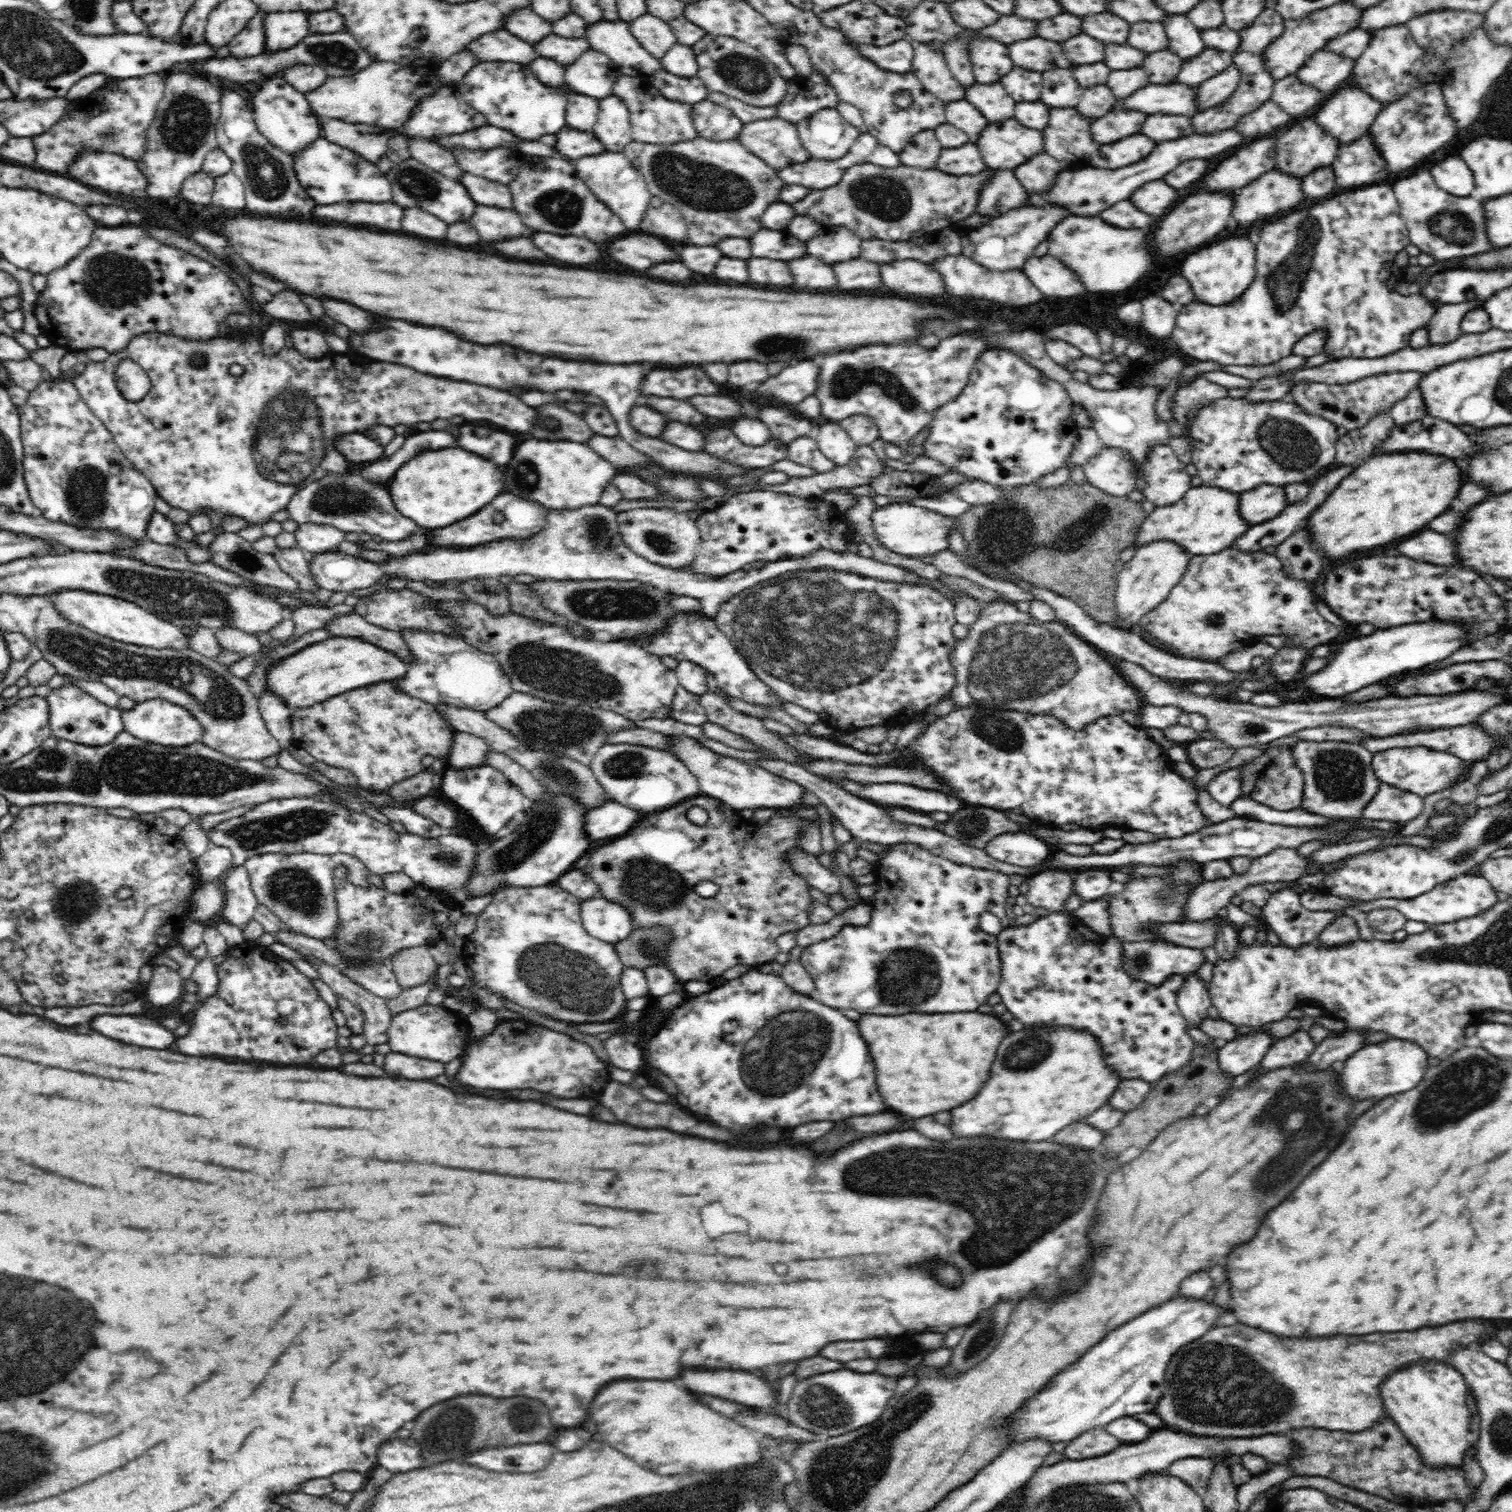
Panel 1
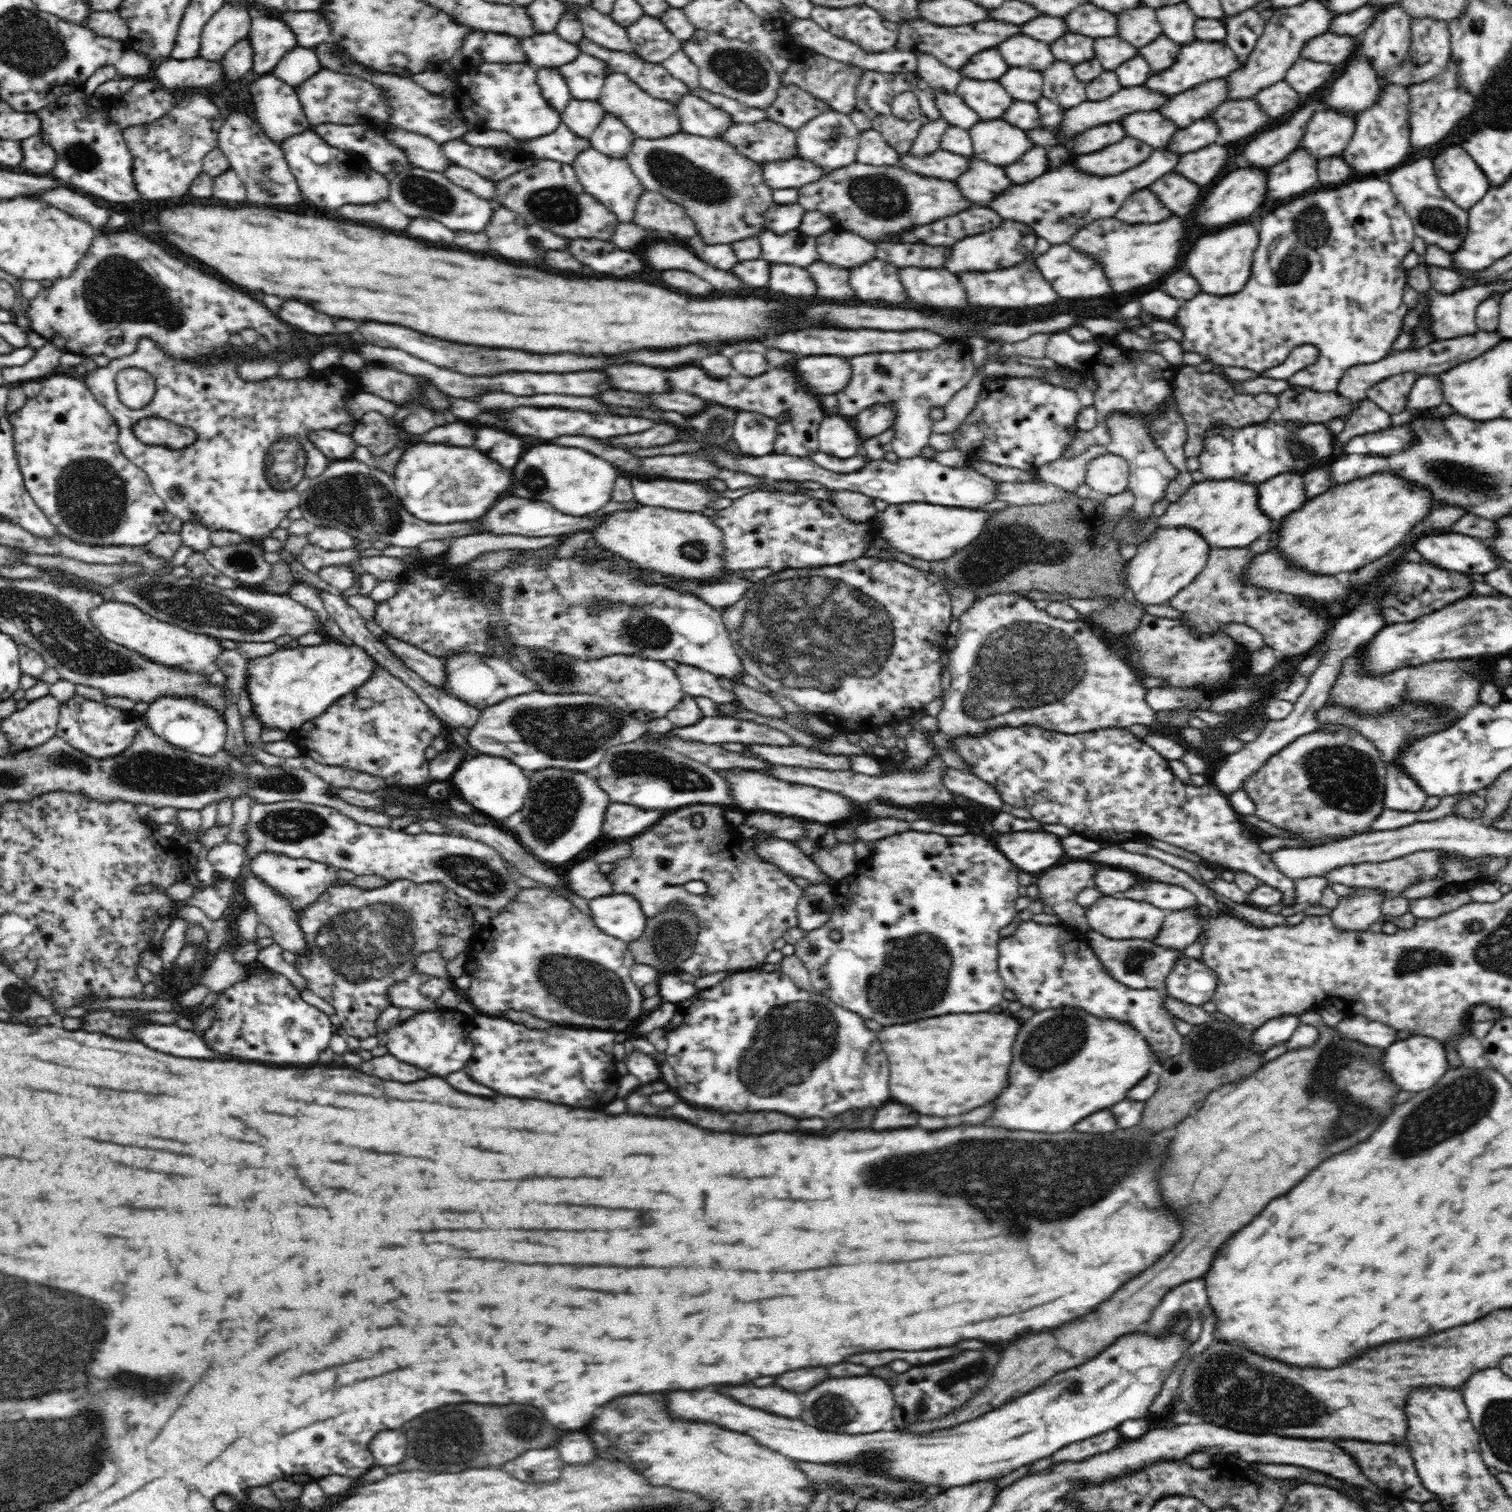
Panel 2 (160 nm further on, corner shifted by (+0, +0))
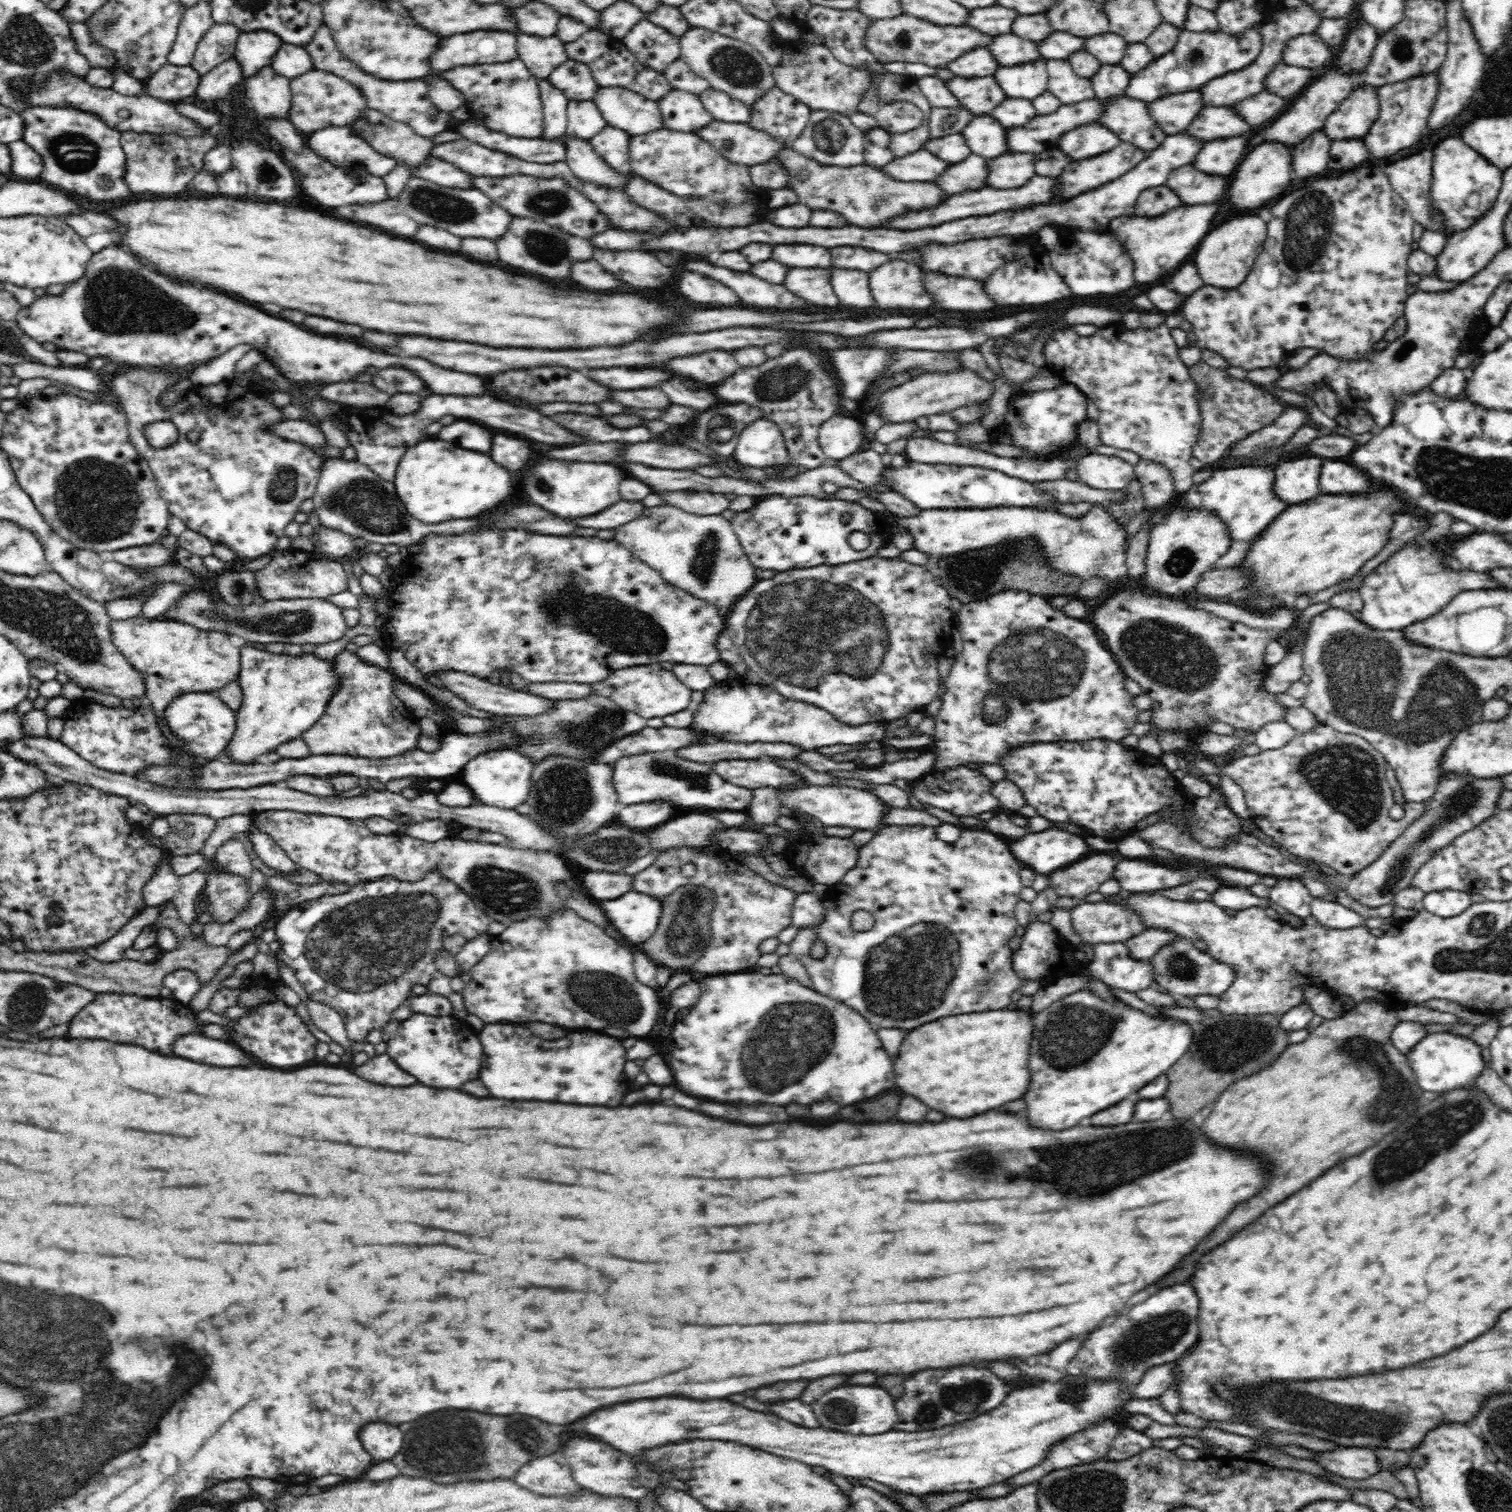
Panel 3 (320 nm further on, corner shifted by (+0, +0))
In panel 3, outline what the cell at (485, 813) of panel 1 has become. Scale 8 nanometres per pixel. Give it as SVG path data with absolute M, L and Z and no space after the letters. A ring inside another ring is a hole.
M515 748L496 749L479 754L466 763L461 771L464 784L473 790L484 805L498 808L514 809L518 804L526 802L533 785L533 770L535 763L531 758Z

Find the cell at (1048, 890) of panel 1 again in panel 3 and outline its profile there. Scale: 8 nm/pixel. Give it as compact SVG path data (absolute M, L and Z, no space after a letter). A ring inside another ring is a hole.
M1117 851L1090 854L1087 855L1088 858L1082 858L1049 874L1051 885L1058 896L1082 901L1088 894L1098 891L1103 882L1113 878L1116 865L1123 859Z

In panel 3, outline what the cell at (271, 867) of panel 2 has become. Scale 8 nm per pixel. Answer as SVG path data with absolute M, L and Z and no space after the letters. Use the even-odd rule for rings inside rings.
M263 830L248 831L247 835L253 844L253 849L260 857L260 860L278 870L278 872L294 872L298 870L298 865L288 858L288 855L276 844L276 841Z

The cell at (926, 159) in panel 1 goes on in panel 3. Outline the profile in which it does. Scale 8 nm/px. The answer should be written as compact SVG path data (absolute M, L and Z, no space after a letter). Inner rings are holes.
M952 106L952 108L932 107L928 120L930 134L932 138L958 134L978 115L980 114L974 114L964 106Z

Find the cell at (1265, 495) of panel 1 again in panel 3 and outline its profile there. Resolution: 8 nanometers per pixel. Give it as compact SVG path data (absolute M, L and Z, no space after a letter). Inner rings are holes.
M1306 453L1279 462L1275 466L1276 495L1290 505L1321 495L1319 476L1324 461L1321 457Z

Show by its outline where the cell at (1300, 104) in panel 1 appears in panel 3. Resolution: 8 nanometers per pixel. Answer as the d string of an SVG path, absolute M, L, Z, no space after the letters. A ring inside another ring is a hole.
M1262 91L1240 102L1234 102L1231 106L1234 106L1234 111L1246 123L1257 127L1268 120L1275 120L1285 111L1290 100L1290 98L1285 99L1268 91Z

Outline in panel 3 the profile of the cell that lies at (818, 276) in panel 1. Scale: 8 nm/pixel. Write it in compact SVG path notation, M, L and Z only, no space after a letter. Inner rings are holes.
M832 268L832 286L838 294L839 301L856 308L869 308L874 306L874 298L868 284L868 274L860 270L838 270Z

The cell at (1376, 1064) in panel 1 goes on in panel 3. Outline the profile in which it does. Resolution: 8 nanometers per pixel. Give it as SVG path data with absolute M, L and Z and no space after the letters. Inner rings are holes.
M1432 1033L1422 1039L1407 1056L1422 1090L1441 1092L1471 1089L1489 1066L1485 1049L1470 1038L1450 1033Z

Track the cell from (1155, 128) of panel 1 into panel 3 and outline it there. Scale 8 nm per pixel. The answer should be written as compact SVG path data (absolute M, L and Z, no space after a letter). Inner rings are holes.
M1098 98L1104 102L1104 112L1098 116L1098 122L1110 128L1120 140L1130 142L1142 151L1149 153L1164 142L1166 134L1150 118L1148 108L1140 100L1120 98Z

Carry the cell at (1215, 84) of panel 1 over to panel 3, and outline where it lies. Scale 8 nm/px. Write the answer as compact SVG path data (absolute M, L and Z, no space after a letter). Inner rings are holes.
M1196 90L1158 98L1156 102L1148 104L1148 112L1162 132L1178 134L1188 128L1188 124L1198 116L1202 106L1202 95Z

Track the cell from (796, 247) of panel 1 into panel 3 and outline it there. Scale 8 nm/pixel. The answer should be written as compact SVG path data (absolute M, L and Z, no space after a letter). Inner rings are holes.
M810 244L774 246L772 260L778 260L790 268L828 268L832 266L830 252L822 246L810 246Z

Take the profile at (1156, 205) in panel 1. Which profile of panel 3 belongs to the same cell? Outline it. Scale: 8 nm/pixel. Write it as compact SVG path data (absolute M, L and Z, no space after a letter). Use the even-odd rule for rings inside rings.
M1192 164L1174 170L1166 184L1172 186L1176 194L1180 194L1182 202L1210 204L1224 198L1230 182L1224 176L1204 174Z

